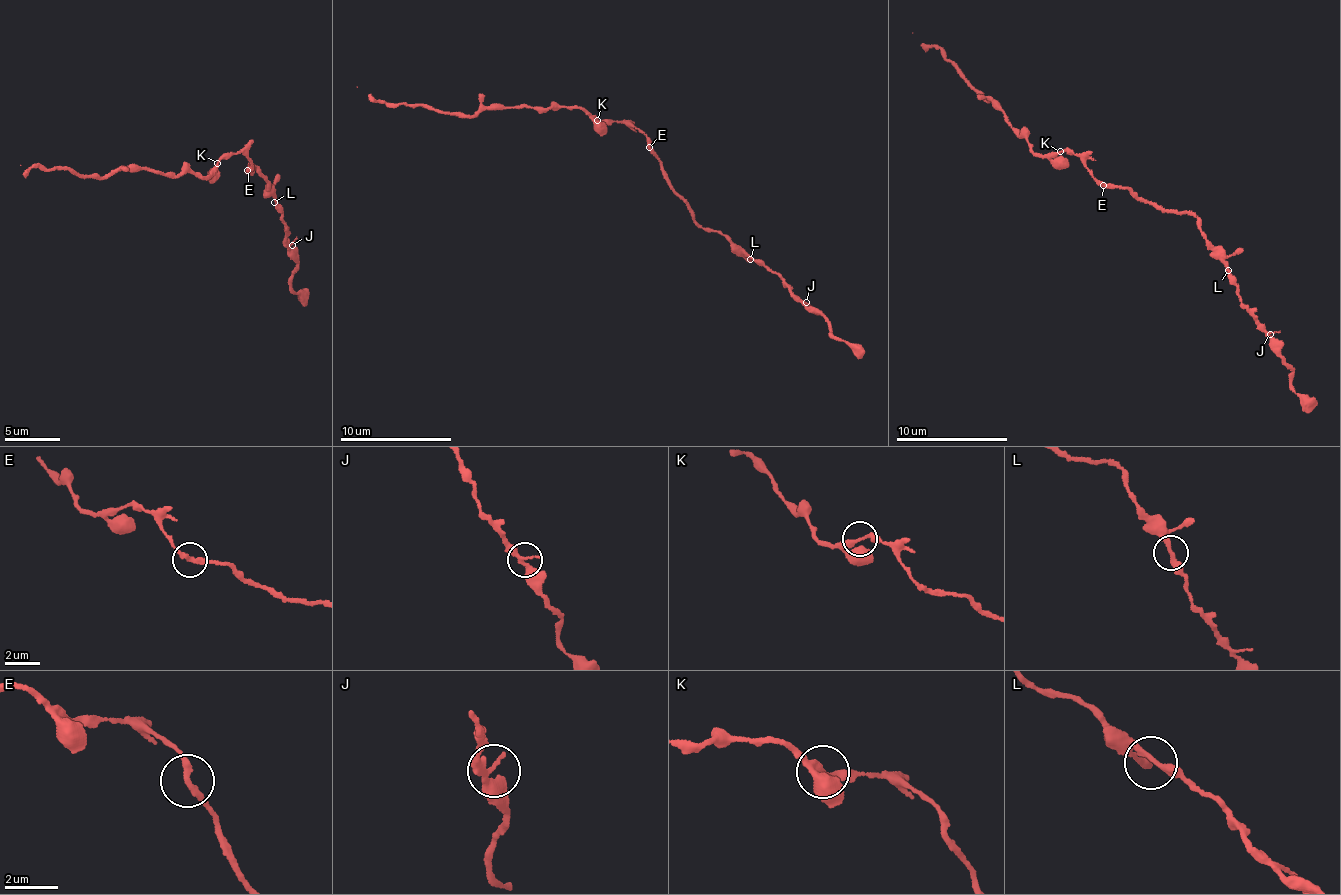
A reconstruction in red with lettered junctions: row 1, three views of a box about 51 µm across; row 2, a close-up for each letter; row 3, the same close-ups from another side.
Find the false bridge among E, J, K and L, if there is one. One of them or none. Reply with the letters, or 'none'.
none

